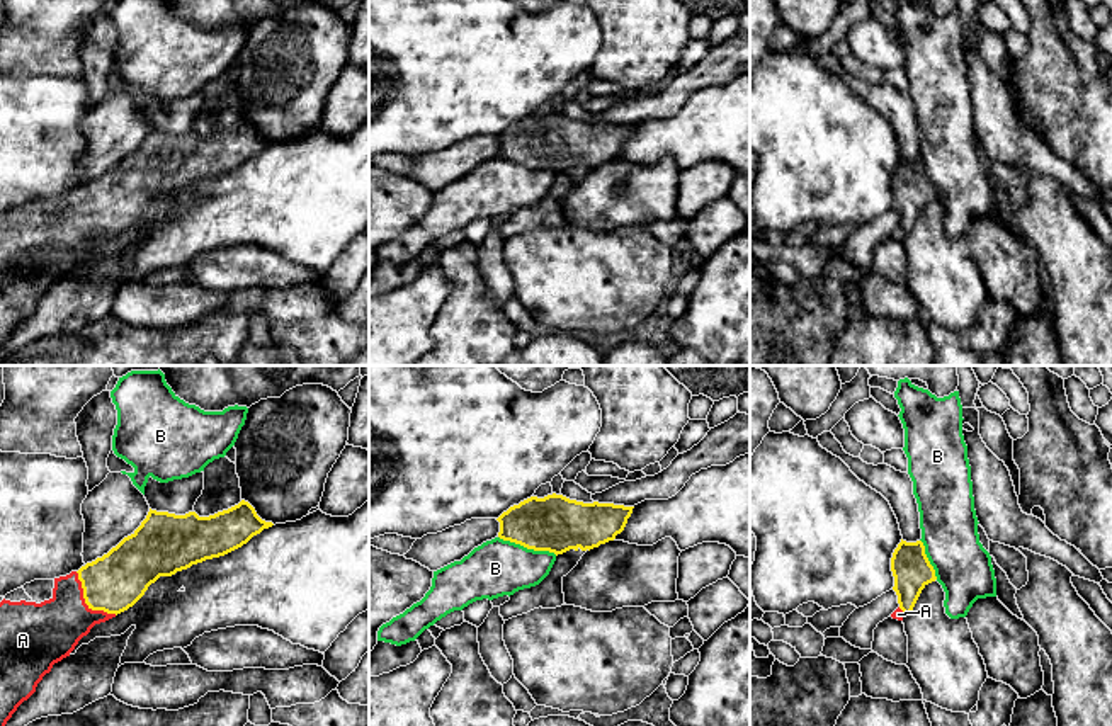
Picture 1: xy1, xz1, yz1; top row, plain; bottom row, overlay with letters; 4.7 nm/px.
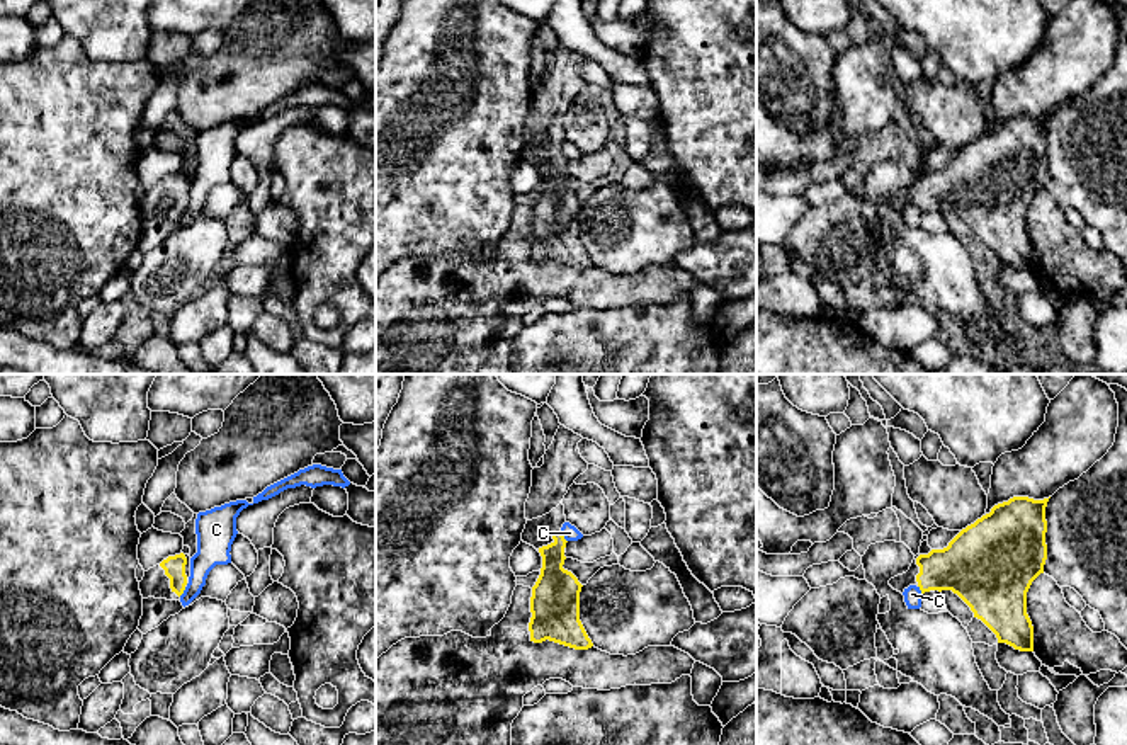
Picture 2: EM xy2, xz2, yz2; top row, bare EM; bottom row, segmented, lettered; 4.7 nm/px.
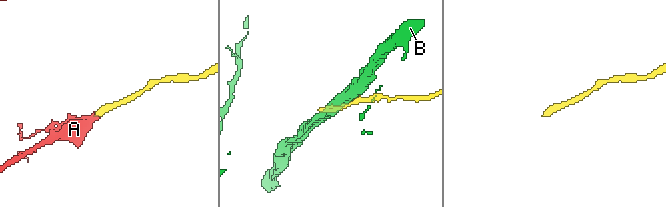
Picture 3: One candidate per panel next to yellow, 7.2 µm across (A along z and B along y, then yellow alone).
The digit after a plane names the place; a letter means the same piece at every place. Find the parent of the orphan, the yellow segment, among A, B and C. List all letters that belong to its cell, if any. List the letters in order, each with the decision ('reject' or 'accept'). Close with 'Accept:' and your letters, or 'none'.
A: accept
B: reject
C: reject
Accept: A

